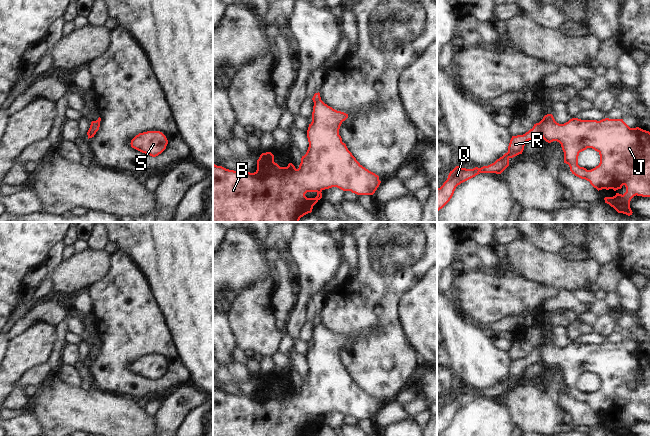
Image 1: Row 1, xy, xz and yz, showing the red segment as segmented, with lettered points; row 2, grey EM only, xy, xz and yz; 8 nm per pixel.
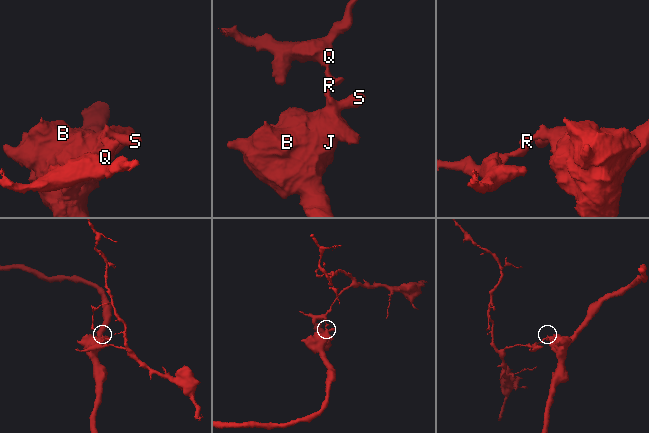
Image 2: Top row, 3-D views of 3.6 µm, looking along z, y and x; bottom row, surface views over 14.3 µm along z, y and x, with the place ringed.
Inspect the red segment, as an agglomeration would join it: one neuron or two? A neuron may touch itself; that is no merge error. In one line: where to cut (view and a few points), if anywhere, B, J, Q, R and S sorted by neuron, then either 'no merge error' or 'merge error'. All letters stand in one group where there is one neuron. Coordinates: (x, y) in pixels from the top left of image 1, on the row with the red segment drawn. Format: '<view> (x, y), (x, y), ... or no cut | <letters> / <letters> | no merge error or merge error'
yz (538, 123), (542, 135) | B J S / Q R | merge error

